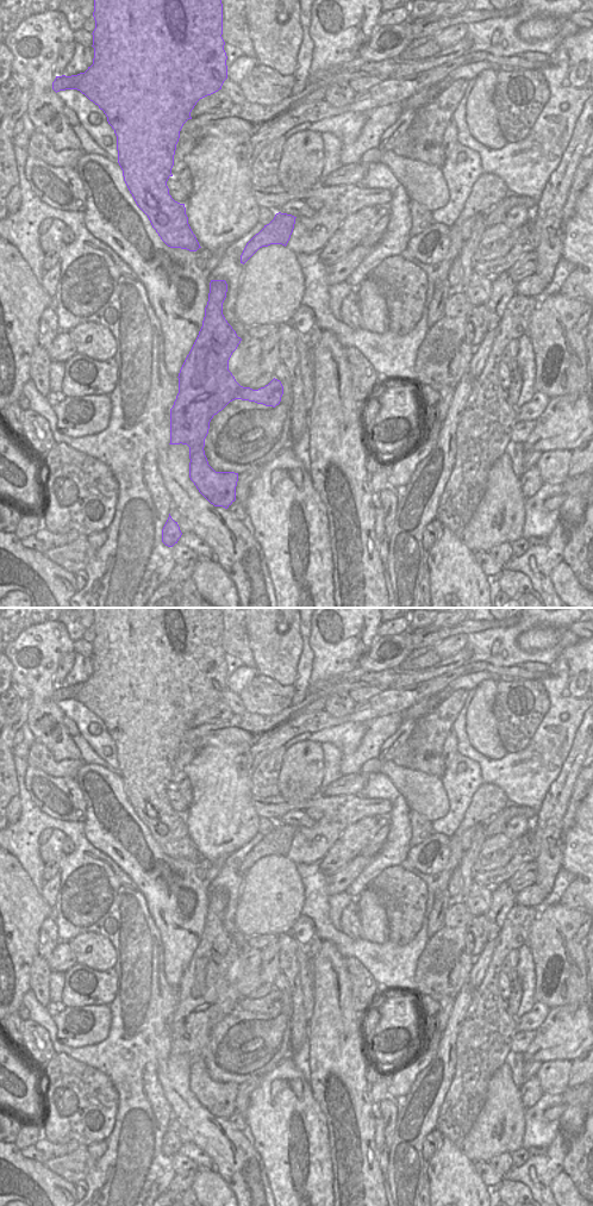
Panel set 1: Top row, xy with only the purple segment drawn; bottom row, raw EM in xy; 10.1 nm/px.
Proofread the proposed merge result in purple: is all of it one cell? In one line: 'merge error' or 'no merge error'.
no merge error

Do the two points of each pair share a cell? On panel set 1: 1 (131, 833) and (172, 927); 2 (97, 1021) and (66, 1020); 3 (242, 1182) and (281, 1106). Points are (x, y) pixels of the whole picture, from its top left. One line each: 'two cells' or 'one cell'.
1: one cell
2: one cell
3: two cells

